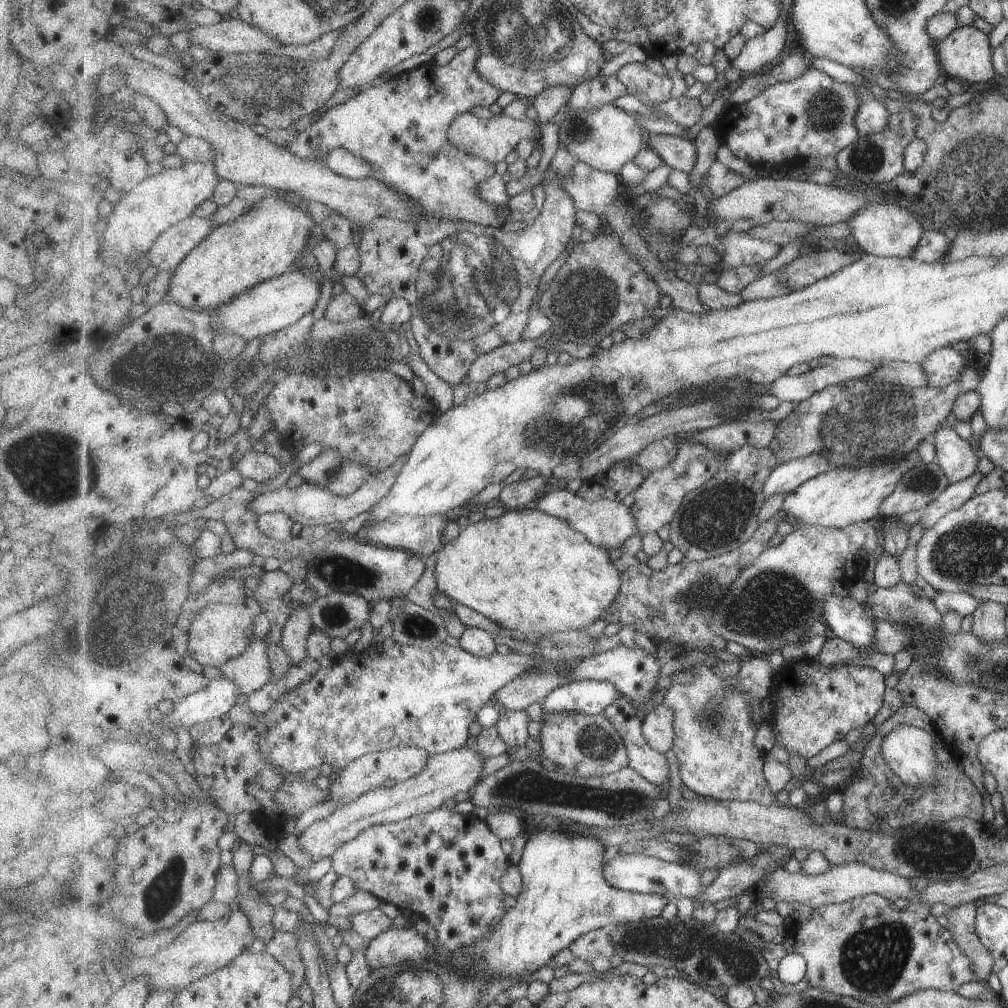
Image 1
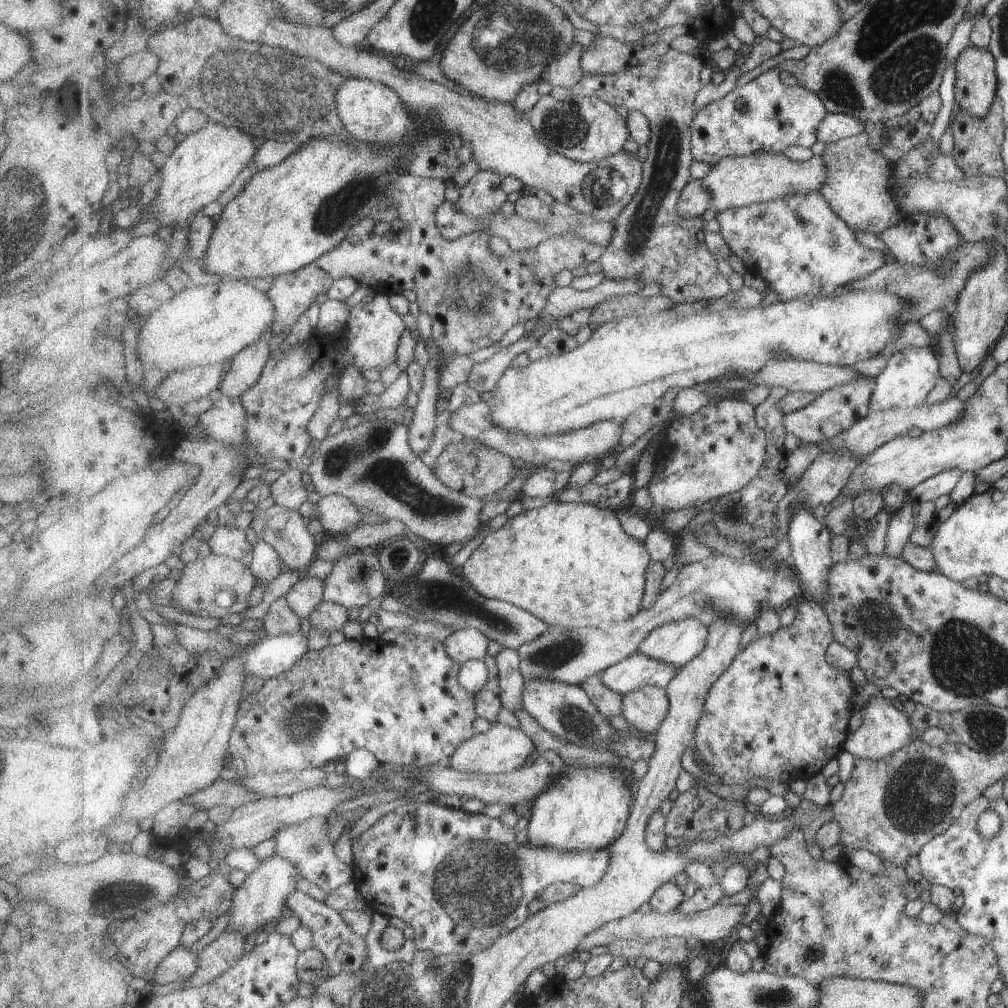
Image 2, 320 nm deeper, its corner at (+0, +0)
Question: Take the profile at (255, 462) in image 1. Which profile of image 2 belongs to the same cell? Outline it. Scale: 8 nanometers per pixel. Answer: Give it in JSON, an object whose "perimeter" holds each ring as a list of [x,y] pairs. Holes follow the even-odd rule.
{"perimeter":[[[303,468],[288,469],[272,483],[272,498],[275,504],[297,511],[305,502],[312,500],[312,495],[305,484],[306,473]]]}

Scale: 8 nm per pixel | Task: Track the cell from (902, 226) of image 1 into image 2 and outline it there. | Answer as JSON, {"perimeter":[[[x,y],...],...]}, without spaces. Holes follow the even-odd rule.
{"perimeter":[[[866,130],[839,142],[825,144],[821,158],[826,169],[830,171],[830,179],[827,179],[826,185],[820,191],[830,202],[831,208],[854,231],[863,230],[879,237],[883,230],[899,220],[900,210],[888,182],[892,166],[883,154],[870,145],[870,136]]]}

